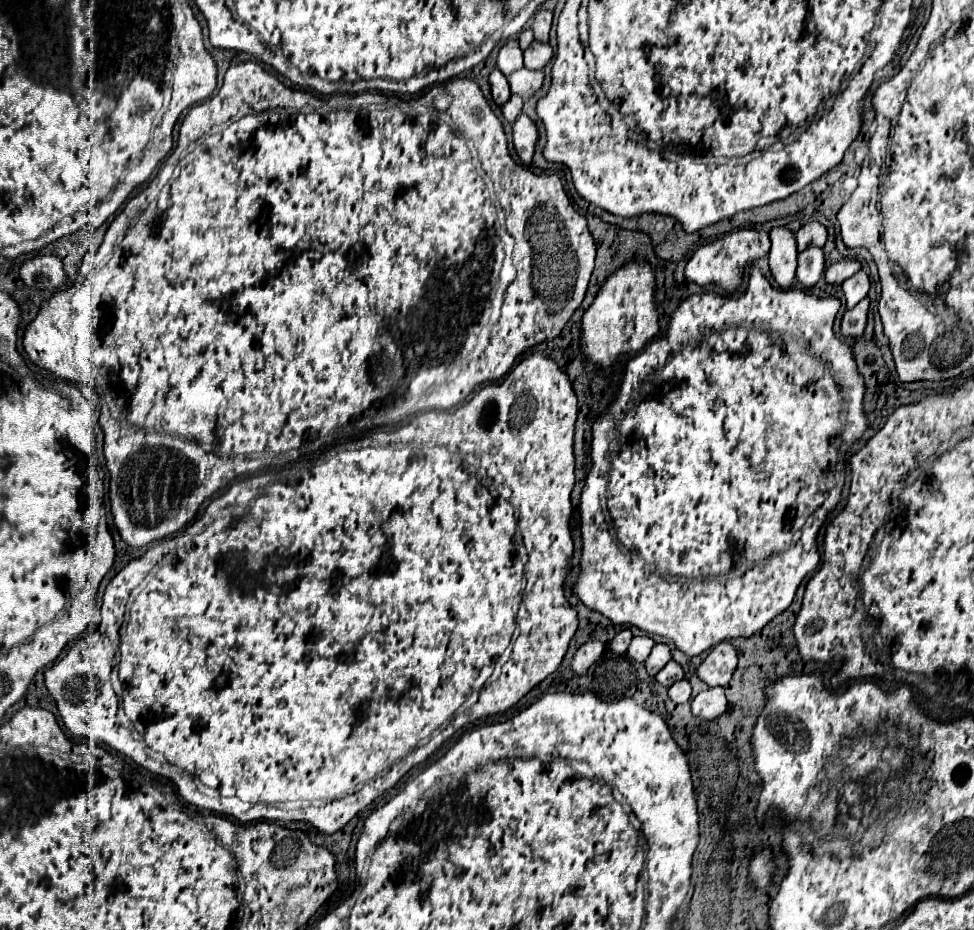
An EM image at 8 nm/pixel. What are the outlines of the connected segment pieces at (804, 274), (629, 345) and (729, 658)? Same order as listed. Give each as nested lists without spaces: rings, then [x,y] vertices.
[[[806,248],[798,254],[798,266],[796,266],[796,278],[806,288],[812,288],[824,272],[824,254],[822,248]]]
[[[630,262],[616,270],[600,288],[594,304],[582,318],[582,352],[594,364],[610,372],[616,356],[642,348],[658,334],[658,312],[654,304],[654,270],[648,262]]]
[[[720,642],[698,666],[698,678],[708,686],[726,686],[736,670],[736,650],[730,642]]]

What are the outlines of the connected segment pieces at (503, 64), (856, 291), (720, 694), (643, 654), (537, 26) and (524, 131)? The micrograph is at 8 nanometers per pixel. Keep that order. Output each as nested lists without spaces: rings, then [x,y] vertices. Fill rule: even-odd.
[[[510,38],[498,54],[498,68],[502,70],[504,76],[510,76],[514,70],[522,68],[522,50],[516,44],[516,38]]]
[[[860,270],[860,272],[856,272],[856,276],[850,276],[848,280],[844,280],[842,290],[846,296],[846,308],[854,308],[856,302],[866,298],[868,288],[870,288],[870,280],[864,270]]]
[[[708,688],[692,700],[692,714],[704,720],[714,720],[726,712],[724,688]]]
[[[636,636],[636,638],[632,638],[626,654],[632,656],[636,662],[644,662],[644,660],[648,658],[652,646],[654,646],[654,642],[652,642],[650,638],[646,638],[646,636]]]
[[[540,10],[540,12],[534,16],[532,30],[534,30],[534,38],[536,38],[538,42],[548,42],[550,24],[552,24],[552,12],[550,12],[550,10]]]
[[[520,114],[516,118],[516,122],[514,122],[514,138],[512,138],[512,142],[514,142],[516,154],[520,156],[520,160],[524,164],[530,164],[532,162],[536,140],[538,140],[536,124],[526,114]]]

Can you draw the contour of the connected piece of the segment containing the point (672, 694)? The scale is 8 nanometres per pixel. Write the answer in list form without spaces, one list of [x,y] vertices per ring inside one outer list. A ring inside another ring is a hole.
[[[682,678],[680,682],[672,684],[668,688],[668,698],[674,702],[674,704],[684,704],[690,700],[690,694],[692,694],[692,688],[690,688],[690,682],[686,678]]]

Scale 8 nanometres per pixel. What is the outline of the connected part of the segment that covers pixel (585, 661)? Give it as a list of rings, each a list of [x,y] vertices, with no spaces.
[[[588,640],[588,644],[582,644],[574,658],[572,658],[572,670],[576,674],[584,674],[600,656],[602,656],[602,650],[604,650],[604,644],[598,642],[598,640]]]

